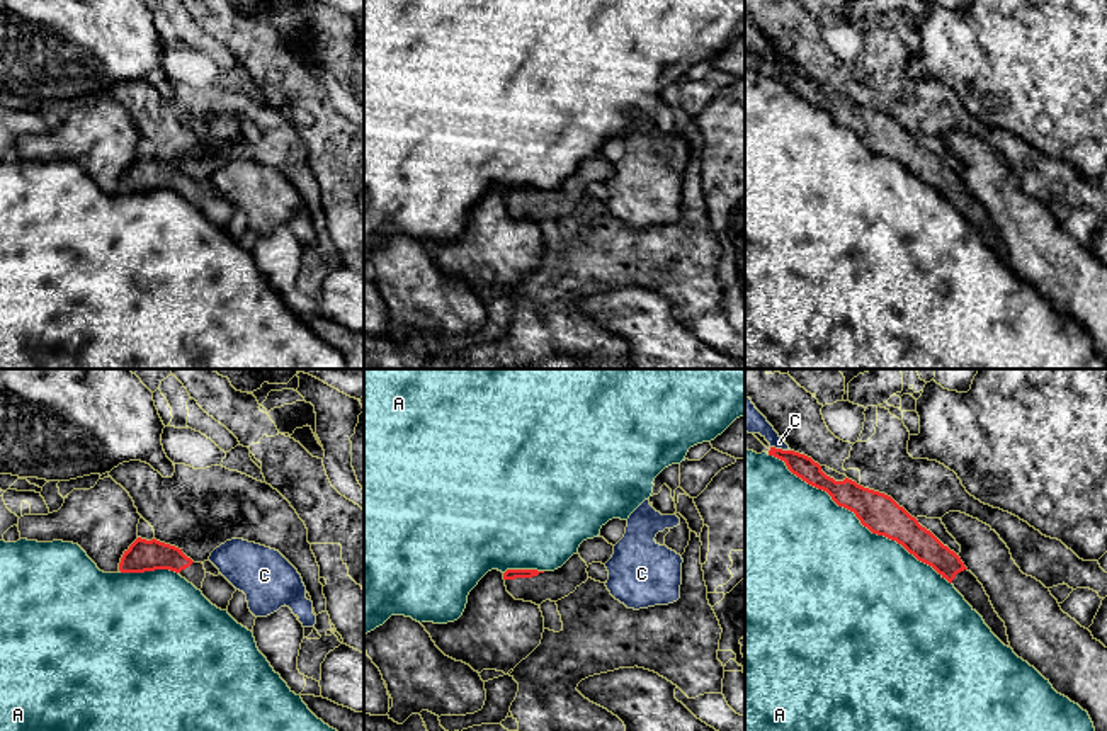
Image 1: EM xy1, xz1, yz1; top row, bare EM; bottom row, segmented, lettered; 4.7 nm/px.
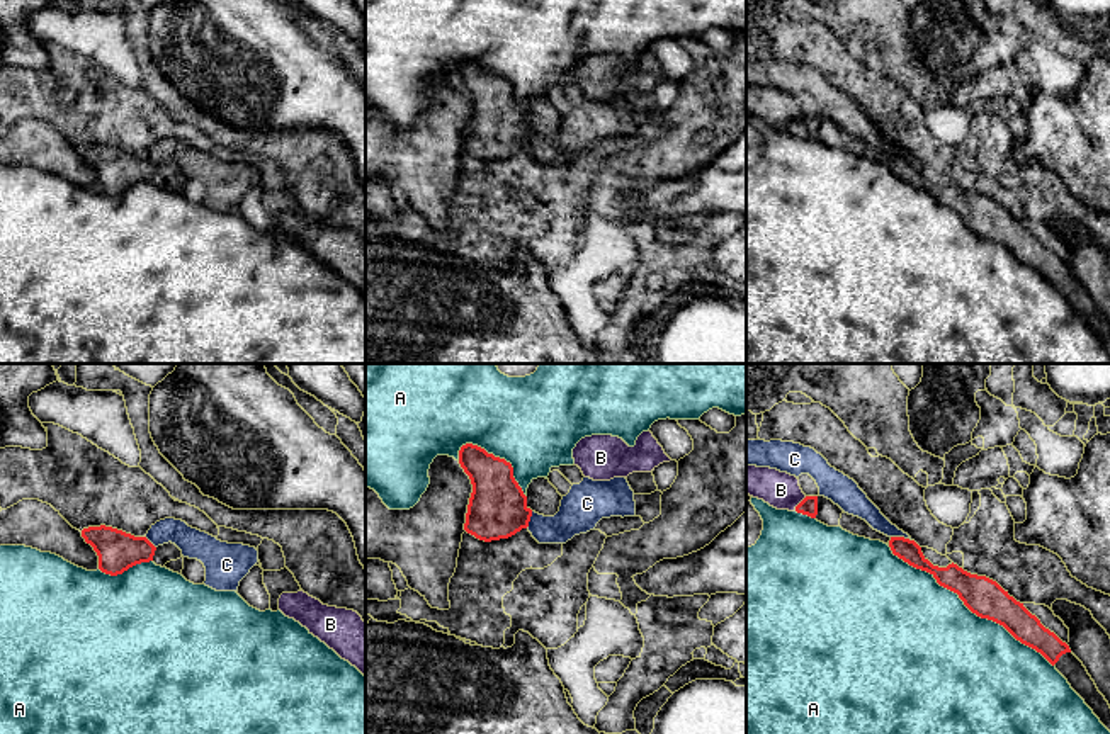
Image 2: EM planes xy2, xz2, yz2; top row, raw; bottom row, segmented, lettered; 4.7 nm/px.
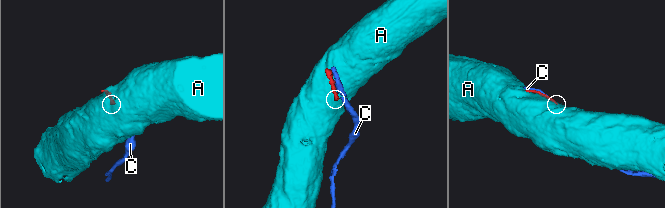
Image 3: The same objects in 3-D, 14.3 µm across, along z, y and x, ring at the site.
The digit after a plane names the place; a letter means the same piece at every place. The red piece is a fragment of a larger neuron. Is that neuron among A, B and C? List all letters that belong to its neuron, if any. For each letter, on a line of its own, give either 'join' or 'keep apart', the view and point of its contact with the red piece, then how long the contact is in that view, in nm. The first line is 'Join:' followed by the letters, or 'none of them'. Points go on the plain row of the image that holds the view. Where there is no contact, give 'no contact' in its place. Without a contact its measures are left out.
Join: none of them
A: keep apart; meets red in yz1 at (857, 136); contact 1050 nm long
B: keep apart; meets red in yz2 at (799, 123); contact 90 nm long
C: keep apart; meets red in yz1 at (781, 68); contact 100 nm long

